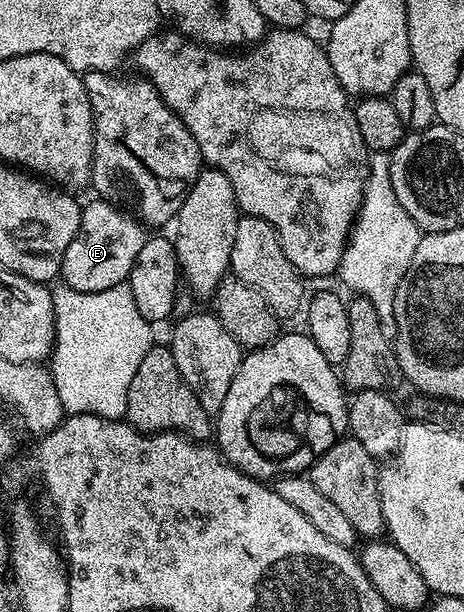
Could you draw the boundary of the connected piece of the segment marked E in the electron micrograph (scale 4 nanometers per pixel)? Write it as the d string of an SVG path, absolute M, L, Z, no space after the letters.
M102 199L94 200L82 206L79 230L73 243L65 247L59 268L62 284L78 293L105 291L124 284L130 278L133 263L137 263L137 255L149 236L148 230L132 214Z

